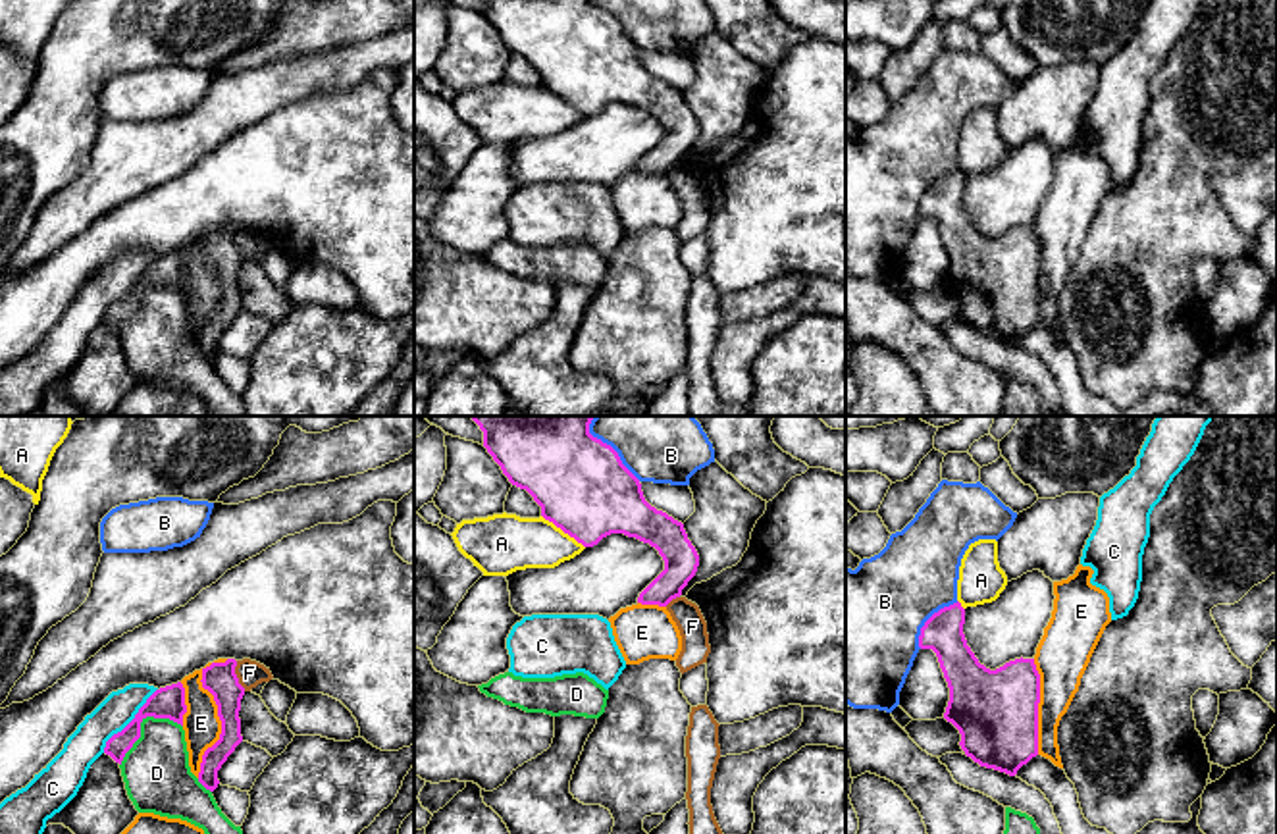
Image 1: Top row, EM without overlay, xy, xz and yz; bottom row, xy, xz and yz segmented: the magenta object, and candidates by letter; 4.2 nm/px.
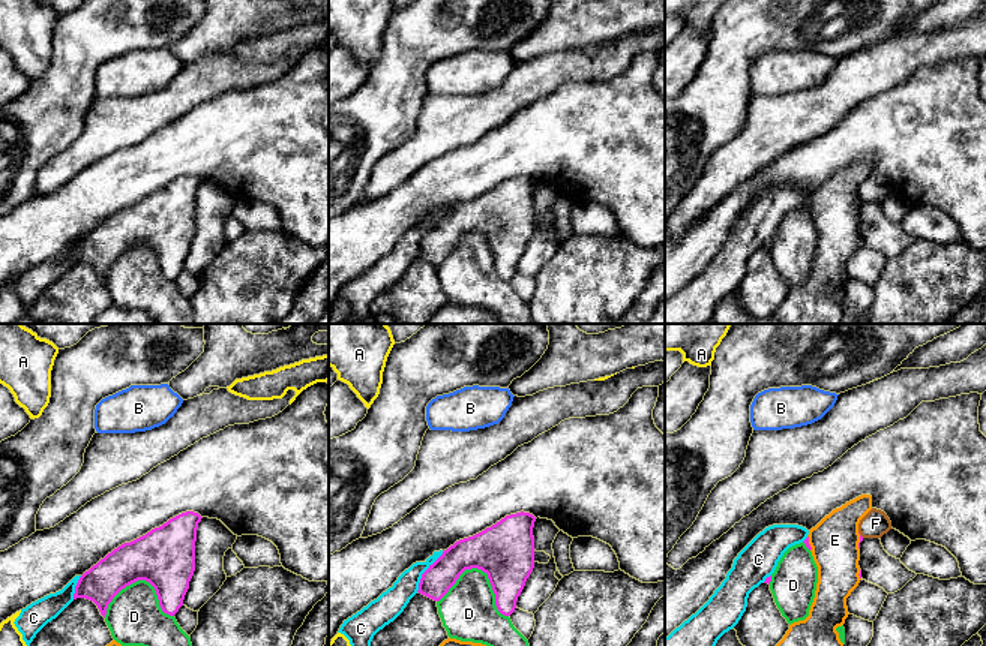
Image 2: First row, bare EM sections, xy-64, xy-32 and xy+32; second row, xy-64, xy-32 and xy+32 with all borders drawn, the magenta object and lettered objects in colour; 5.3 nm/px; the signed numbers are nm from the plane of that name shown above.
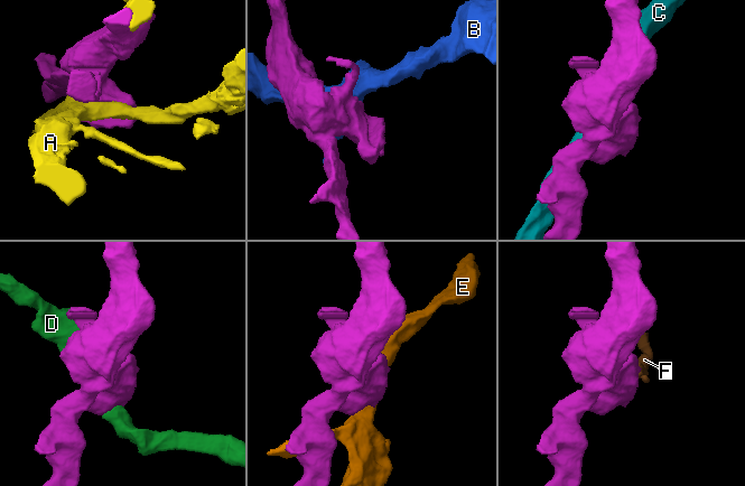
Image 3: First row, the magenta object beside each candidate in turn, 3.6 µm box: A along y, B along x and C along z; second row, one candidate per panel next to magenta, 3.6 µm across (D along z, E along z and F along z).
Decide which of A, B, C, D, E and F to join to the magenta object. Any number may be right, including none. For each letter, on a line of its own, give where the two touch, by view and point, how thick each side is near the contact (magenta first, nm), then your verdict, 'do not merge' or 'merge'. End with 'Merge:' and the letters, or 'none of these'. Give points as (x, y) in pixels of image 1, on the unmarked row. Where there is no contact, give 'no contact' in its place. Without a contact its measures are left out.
A: meets magenta in xz at (563, 99); 380 nm thick on the magenta side, 240 nm on the other; do not merge
B: meets magenta in yz at (929, 187); 170 nm thick on the magenta side, 440 nm on the other; do not merge
C: meets magenta in xy at (131, 289); 130 nm thick on the magenta side, 150 nm on the other; do not merge
D: meets magenta in xy at (139, 293); 130 nm thick on the magenta side, 280 nm on the other; do not merge
E: meets magenta in xy at (218, 280); 140 nm thick on the magenta side, 160 nm on the other; do not merge
F: meets magenta in xy at (235, 245); 140 nm thick on the magenta side, 110 nm on the other; do not merge
Merge: none of these

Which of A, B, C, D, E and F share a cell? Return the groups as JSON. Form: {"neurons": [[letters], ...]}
{"neurons": [["A"], ["B"], ["C"], ["D"], ["E"], ["F"]]}

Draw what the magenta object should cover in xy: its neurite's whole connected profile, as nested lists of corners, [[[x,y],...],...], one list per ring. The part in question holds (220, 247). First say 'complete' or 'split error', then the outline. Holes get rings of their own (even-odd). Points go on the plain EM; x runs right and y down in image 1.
complete | [[[227,227],[202,237],[202,256],[214,264],[222,289],[220,308],[204,320],[198,341],[198,351],[210,360],[220,352],[218,339],[243,310],[239,279],[245,256],[239,252],[235,235],[237,229]]]

